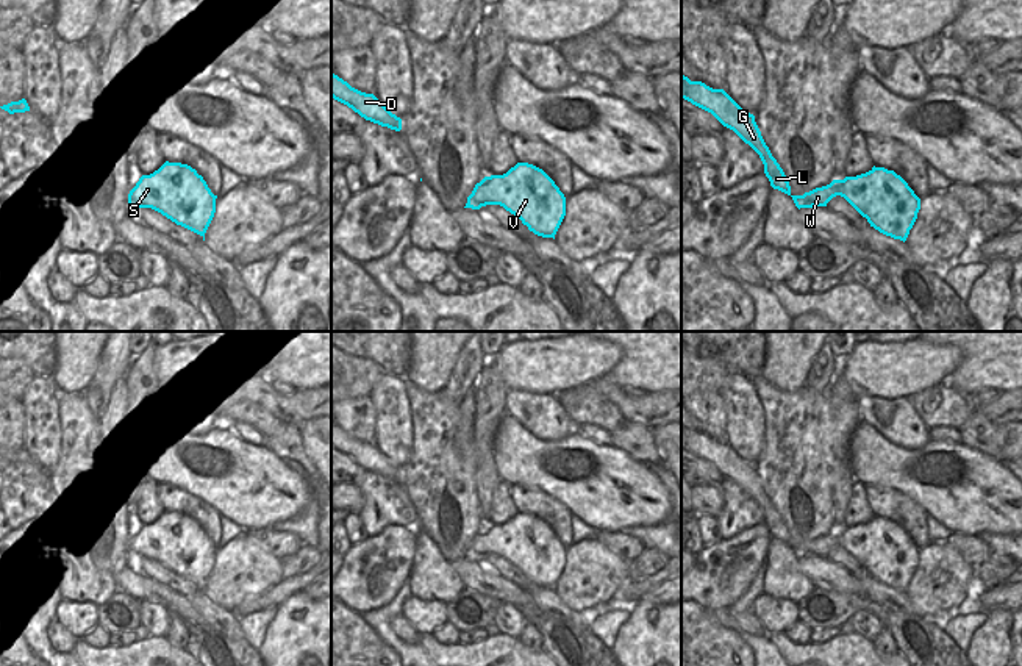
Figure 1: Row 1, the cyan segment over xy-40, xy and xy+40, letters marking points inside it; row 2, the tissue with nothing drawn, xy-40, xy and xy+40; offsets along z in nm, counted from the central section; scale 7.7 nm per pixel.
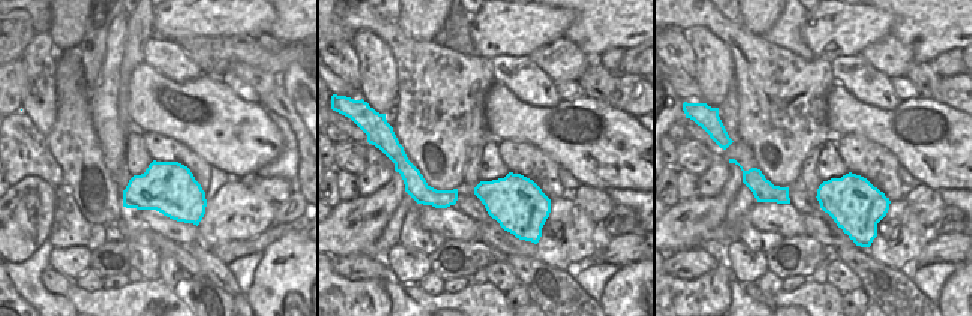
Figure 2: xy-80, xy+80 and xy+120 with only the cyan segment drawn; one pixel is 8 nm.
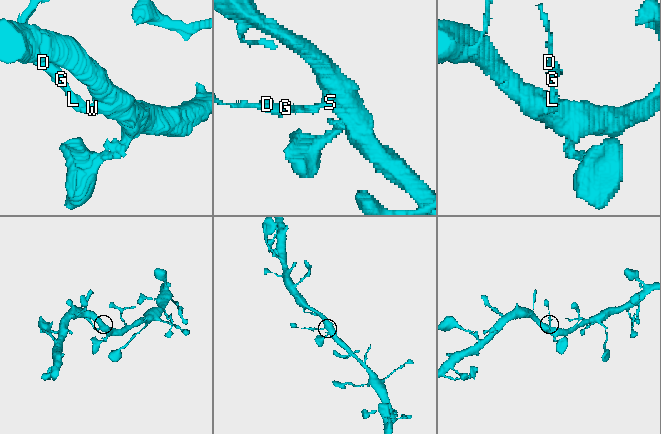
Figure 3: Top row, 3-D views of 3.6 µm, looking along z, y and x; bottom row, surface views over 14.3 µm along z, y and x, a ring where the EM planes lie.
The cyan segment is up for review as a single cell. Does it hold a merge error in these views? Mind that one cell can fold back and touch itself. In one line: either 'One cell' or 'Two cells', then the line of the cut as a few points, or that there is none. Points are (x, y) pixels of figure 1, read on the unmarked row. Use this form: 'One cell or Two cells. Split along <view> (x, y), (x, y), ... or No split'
Two cells. Split along xy (480, 532), (482, 543), (466, 557).

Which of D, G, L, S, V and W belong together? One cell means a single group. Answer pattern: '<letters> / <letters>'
D G L W / S V

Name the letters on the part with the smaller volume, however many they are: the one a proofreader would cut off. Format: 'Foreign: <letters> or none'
Foreign: D, G, L, W

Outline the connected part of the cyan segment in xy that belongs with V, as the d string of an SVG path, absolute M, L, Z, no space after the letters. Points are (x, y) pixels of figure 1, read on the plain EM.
M517 513L506 524L484 527L480 533L483 535L483 541L477 547L477 552L472 557L464 558L480 560L481 557L486 555L500 555L506 561L514 564L517 569L520 569L522 574L527 575L528 580L533 582L534 585L555 589L555 585L566 566L566 547L555 535L555 532L542 519L528 513Z

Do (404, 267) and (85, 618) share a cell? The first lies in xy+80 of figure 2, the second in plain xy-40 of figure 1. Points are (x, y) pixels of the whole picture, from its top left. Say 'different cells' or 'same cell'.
same cell

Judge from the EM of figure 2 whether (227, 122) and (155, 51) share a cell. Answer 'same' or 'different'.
different

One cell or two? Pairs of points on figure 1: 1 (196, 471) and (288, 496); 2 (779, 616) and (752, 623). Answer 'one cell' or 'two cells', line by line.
1: one cell
2: two cells

